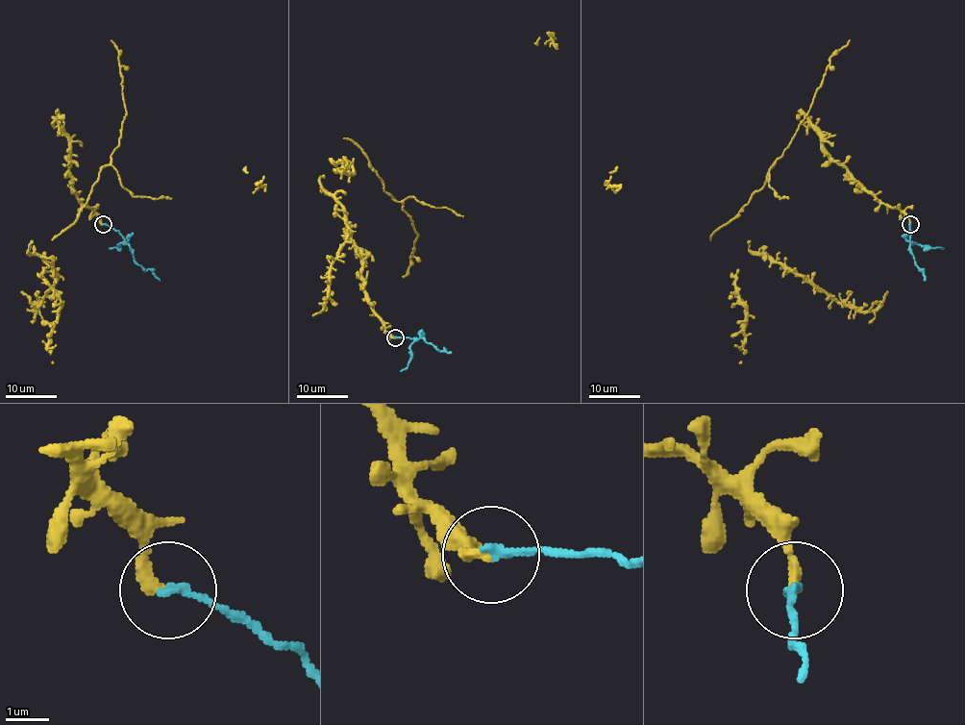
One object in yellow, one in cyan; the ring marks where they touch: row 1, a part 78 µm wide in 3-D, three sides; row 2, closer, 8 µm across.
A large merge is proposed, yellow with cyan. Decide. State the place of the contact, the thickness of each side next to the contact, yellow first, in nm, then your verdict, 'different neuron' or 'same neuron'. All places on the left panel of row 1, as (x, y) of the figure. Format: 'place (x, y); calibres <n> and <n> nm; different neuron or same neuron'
place (103, 224); calibres 240 and 190 nm; different neuron

